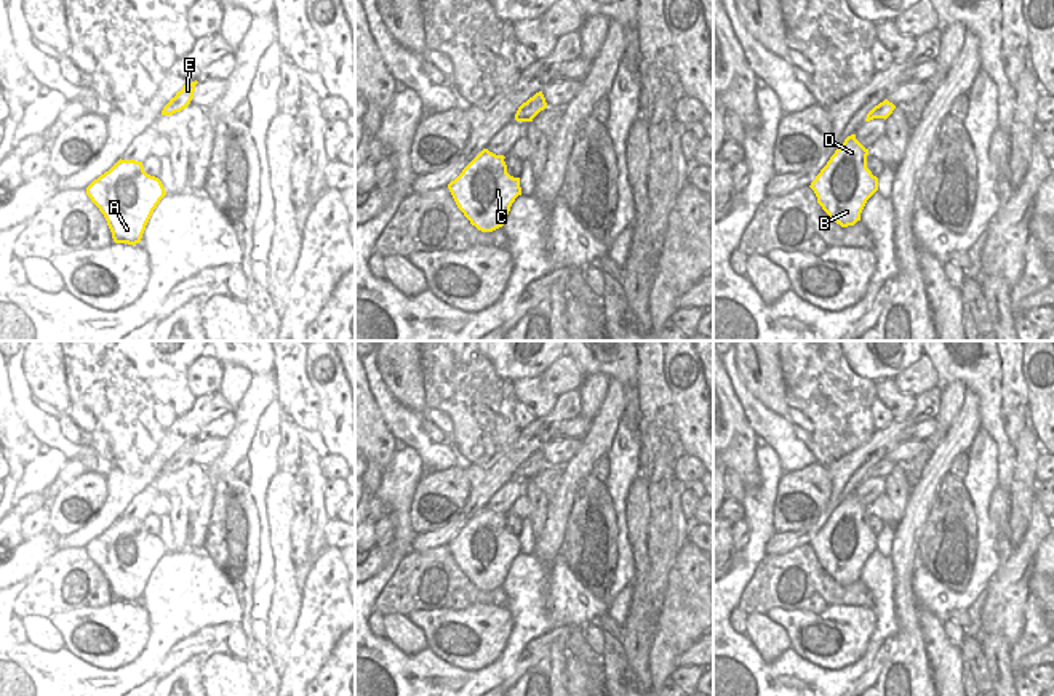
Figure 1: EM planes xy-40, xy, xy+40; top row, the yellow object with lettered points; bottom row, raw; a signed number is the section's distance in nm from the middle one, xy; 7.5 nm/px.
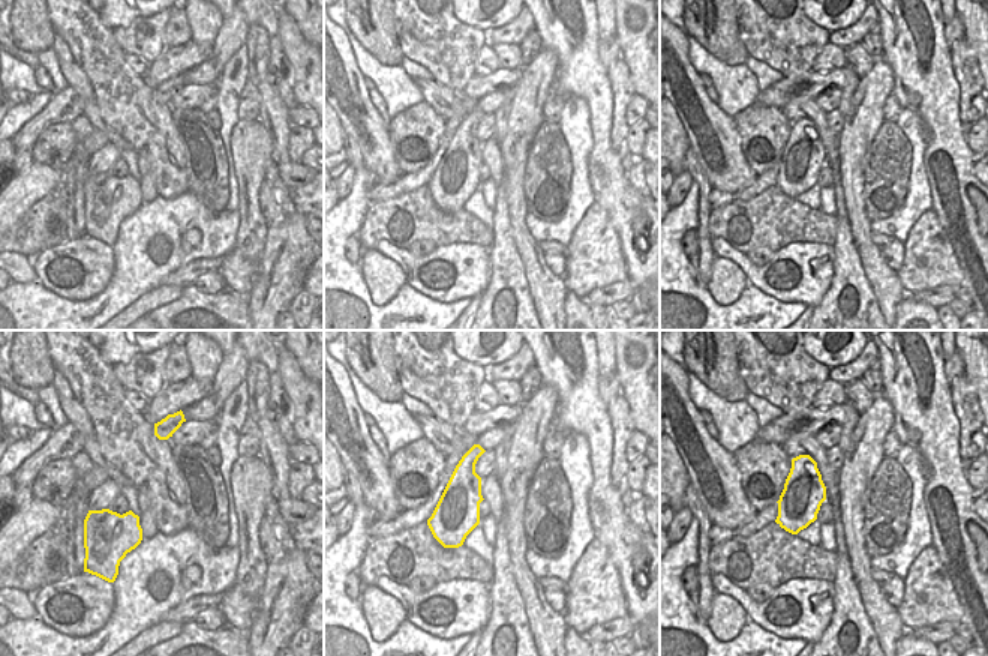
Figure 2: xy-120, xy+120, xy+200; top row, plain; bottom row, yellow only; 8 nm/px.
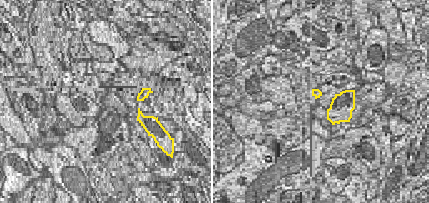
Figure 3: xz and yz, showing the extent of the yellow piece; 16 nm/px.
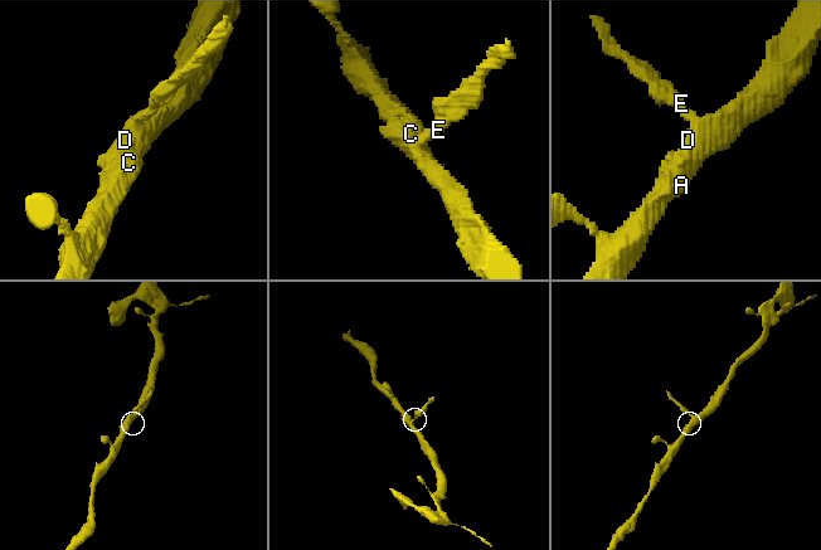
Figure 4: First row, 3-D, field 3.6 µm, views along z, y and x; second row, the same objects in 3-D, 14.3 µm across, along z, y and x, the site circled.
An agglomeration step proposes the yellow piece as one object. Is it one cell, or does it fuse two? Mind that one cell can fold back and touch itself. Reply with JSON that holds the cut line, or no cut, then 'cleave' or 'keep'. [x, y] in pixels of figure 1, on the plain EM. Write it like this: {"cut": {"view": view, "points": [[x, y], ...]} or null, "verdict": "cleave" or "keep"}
{"cut": null, "verdict": "keep"}

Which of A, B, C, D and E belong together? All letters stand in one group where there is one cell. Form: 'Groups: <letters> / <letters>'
Groups: A B C D E

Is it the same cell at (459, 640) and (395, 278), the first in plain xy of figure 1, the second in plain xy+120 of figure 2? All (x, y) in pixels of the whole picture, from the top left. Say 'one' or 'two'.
two

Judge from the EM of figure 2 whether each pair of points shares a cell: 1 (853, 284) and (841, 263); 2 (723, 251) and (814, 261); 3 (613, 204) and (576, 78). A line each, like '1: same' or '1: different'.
1: same
2: same
3: same

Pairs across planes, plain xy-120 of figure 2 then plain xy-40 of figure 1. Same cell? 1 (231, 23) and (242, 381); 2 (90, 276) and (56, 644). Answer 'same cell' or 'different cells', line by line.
1: different cells
2: different cells

